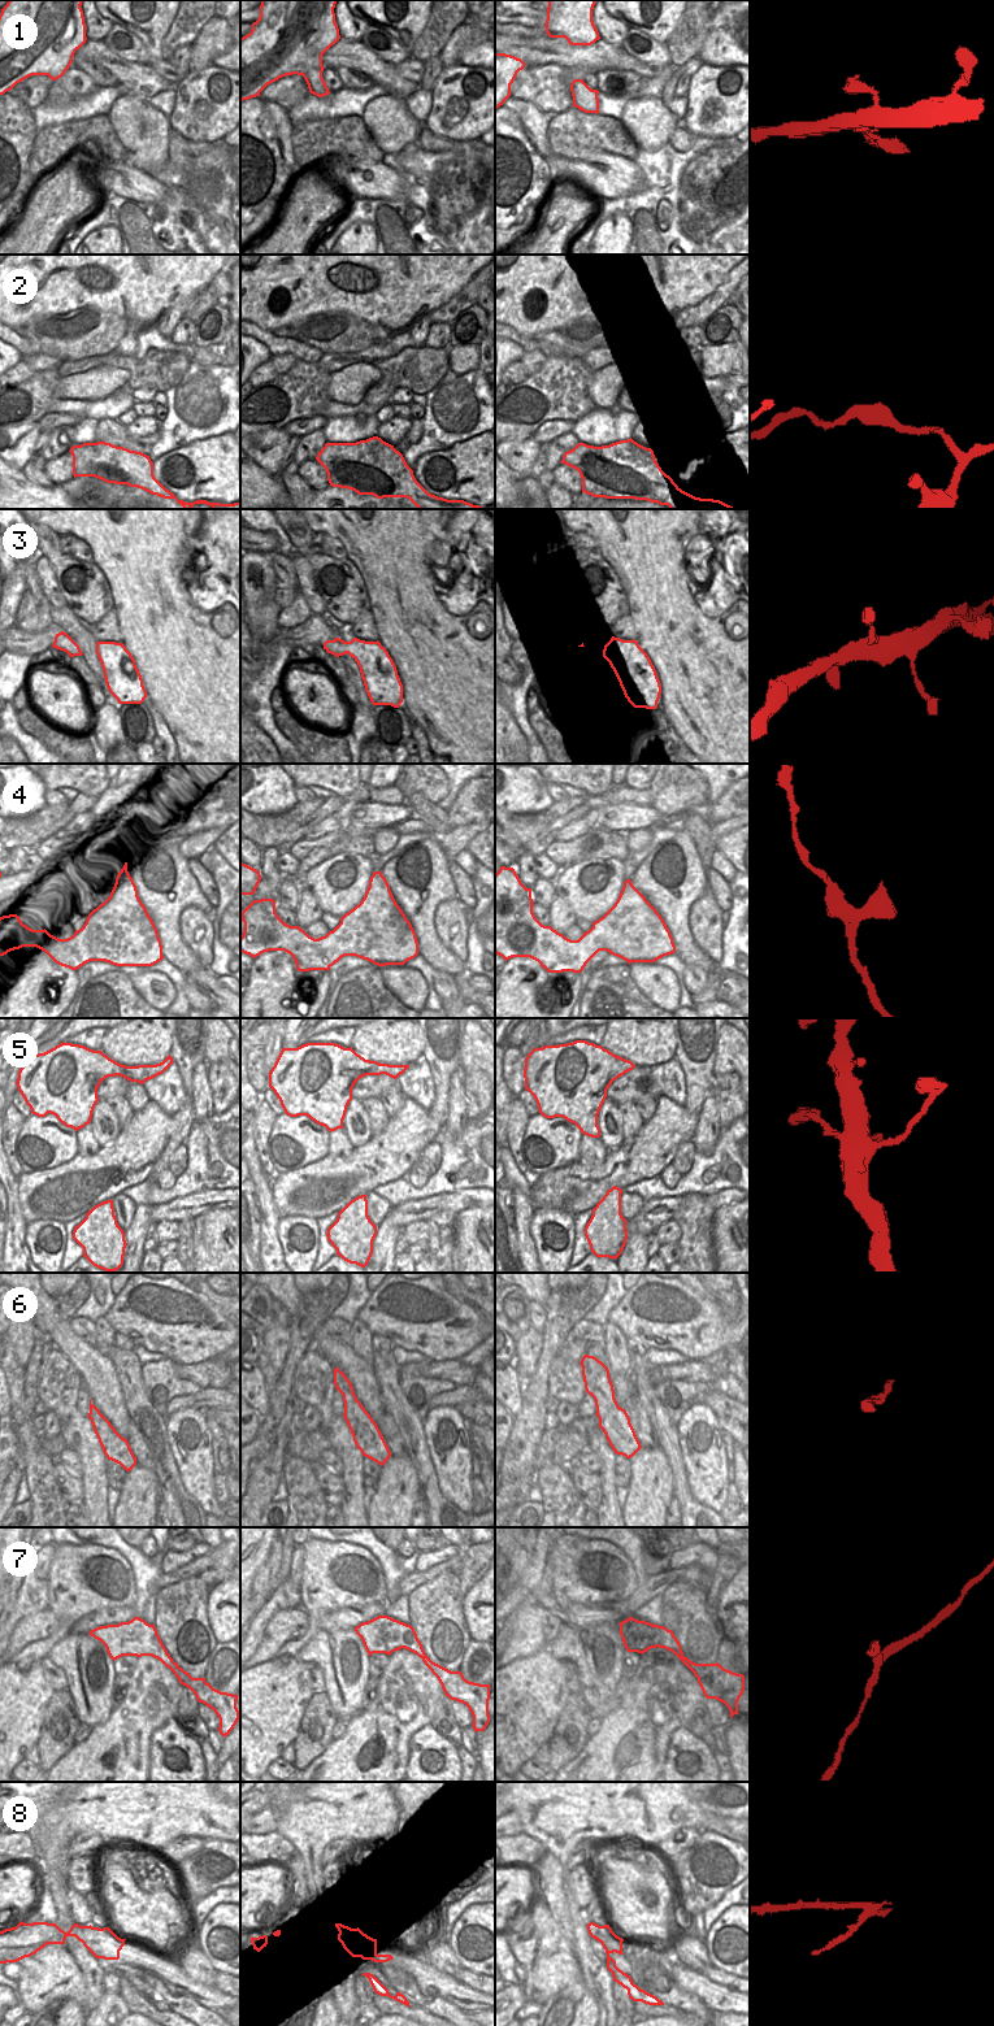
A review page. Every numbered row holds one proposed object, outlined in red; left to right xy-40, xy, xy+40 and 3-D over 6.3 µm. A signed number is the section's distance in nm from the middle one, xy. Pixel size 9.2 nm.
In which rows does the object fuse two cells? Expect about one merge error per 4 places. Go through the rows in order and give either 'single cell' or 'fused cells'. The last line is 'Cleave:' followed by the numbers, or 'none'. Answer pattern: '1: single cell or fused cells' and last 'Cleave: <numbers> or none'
1: single cell
2: fused cells
3: fused cells
4: single cell
5: single cell
6: single cell
7: single cell
8: fused cells
Cleave: 2, 3, 8

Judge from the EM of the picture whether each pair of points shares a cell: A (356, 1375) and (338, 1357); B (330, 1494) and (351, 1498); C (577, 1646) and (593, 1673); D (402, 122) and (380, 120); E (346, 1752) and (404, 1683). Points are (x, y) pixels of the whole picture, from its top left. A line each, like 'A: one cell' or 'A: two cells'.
A: one cell
B: two cells
C: one cell
D: one cell
E: one cell

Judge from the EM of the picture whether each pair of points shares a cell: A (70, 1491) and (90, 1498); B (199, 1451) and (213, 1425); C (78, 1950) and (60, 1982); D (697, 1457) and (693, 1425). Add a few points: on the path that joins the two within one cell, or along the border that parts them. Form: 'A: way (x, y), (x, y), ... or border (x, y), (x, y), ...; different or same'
A: border (79, 1477), (82, 1482), (82, 1500); different
B: border (203, 1411), (207, 1427), (213, 1437); different
C: border (63, 1944), (74, 1960), (85, 1987); different
D: way (700, 1450), (699, 1433); same

